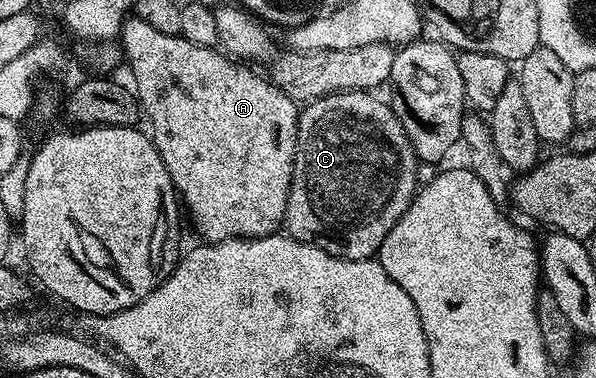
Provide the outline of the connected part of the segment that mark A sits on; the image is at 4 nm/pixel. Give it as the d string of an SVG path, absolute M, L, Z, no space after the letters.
M136 17L126 18L122 23L119 47L133 70L137 102L147 123L149 119L153 144L202 240L222 243L228 239L262 239L278 234L285 222L295 161L299 114L295 100L265 75L248 71L245 68L248 66L238 65L220 50L195 45L180 34L159 33L147 21Z

